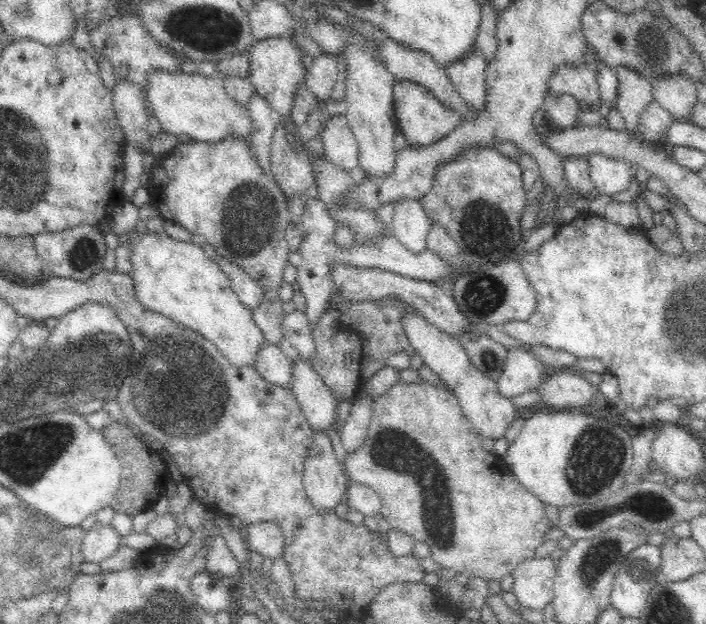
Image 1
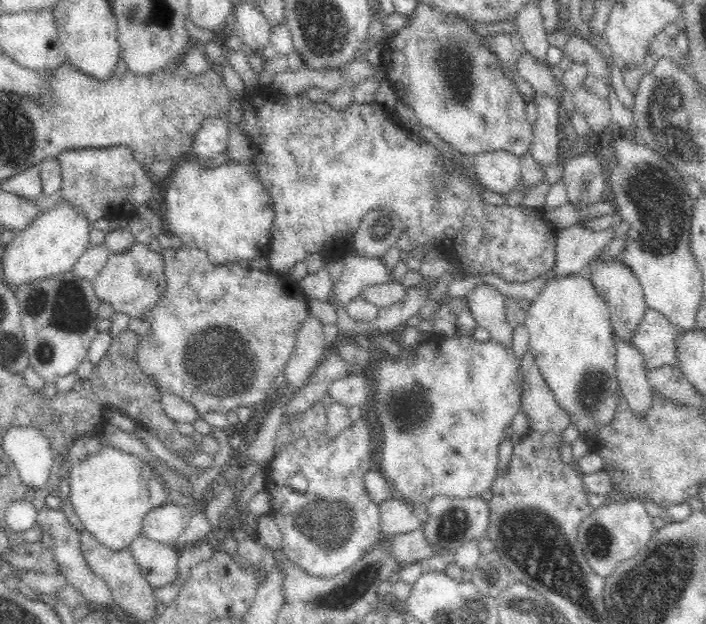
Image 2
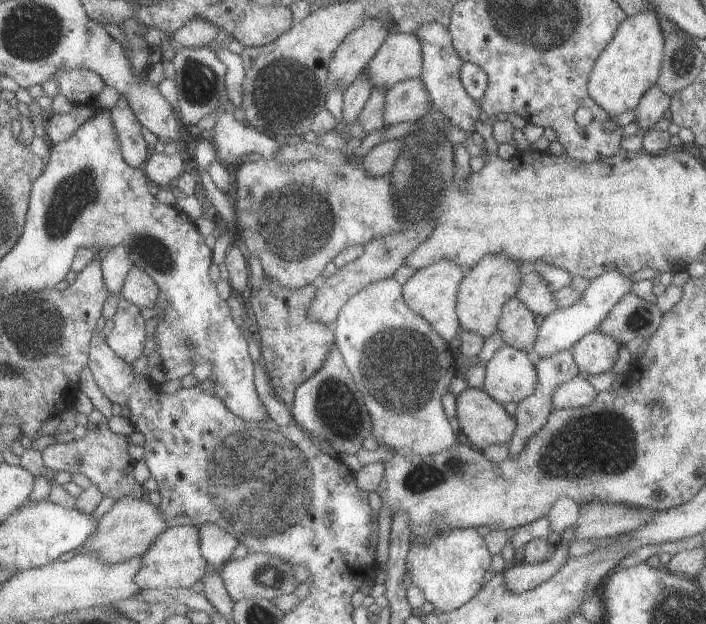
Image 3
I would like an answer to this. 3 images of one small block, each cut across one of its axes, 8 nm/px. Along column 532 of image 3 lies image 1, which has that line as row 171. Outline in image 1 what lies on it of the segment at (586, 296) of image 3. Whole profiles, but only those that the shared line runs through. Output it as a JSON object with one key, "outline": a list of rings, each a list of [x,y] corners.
{"outline":[[[345,116],[331,117],[320,136],[324,148],[323,158],[346,172],[354,172],[354,168],[358,167],[358,143]]]}

